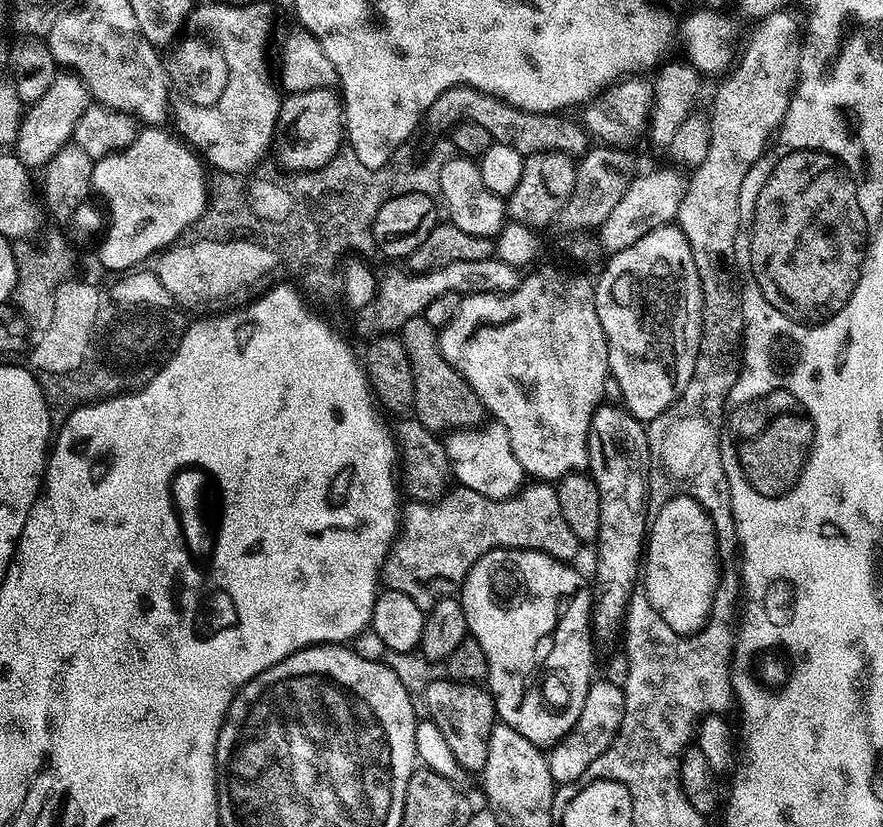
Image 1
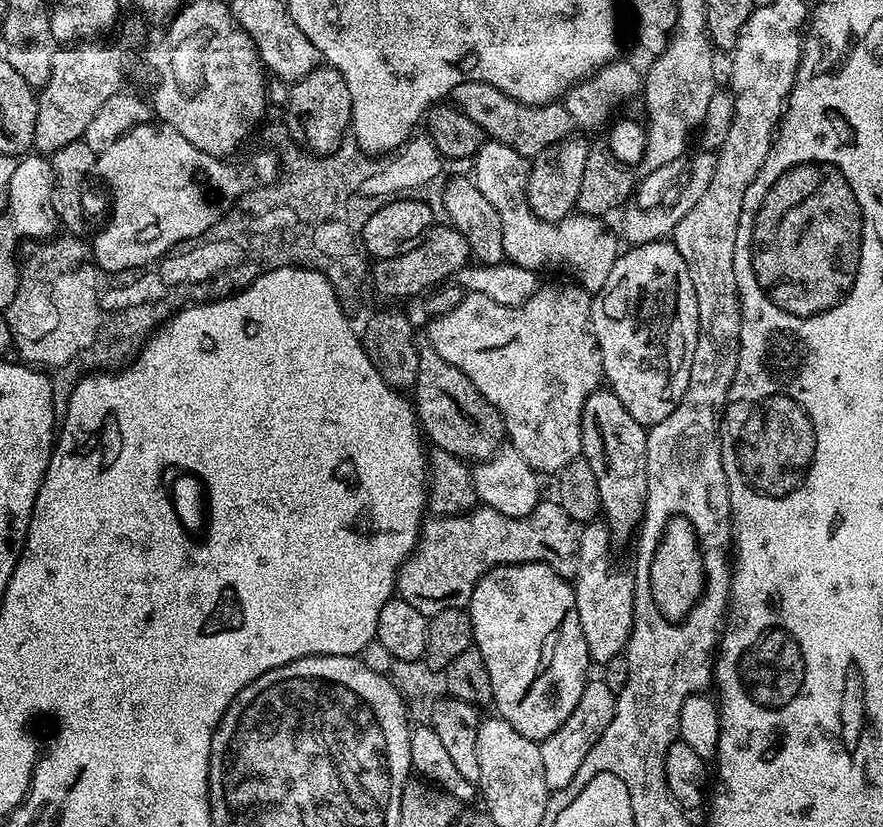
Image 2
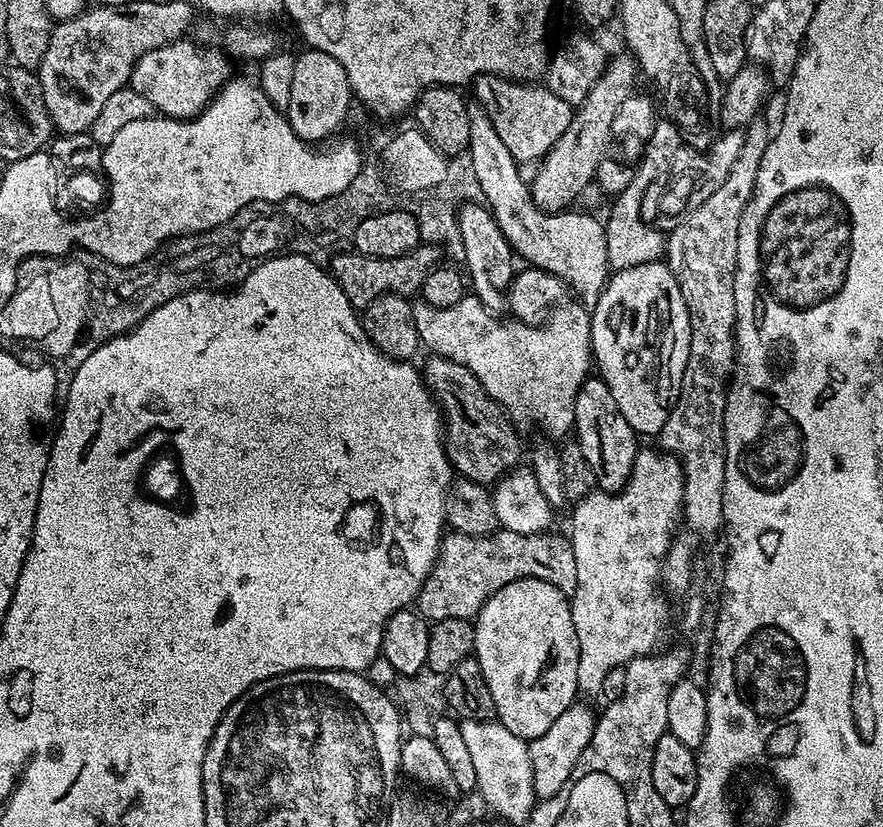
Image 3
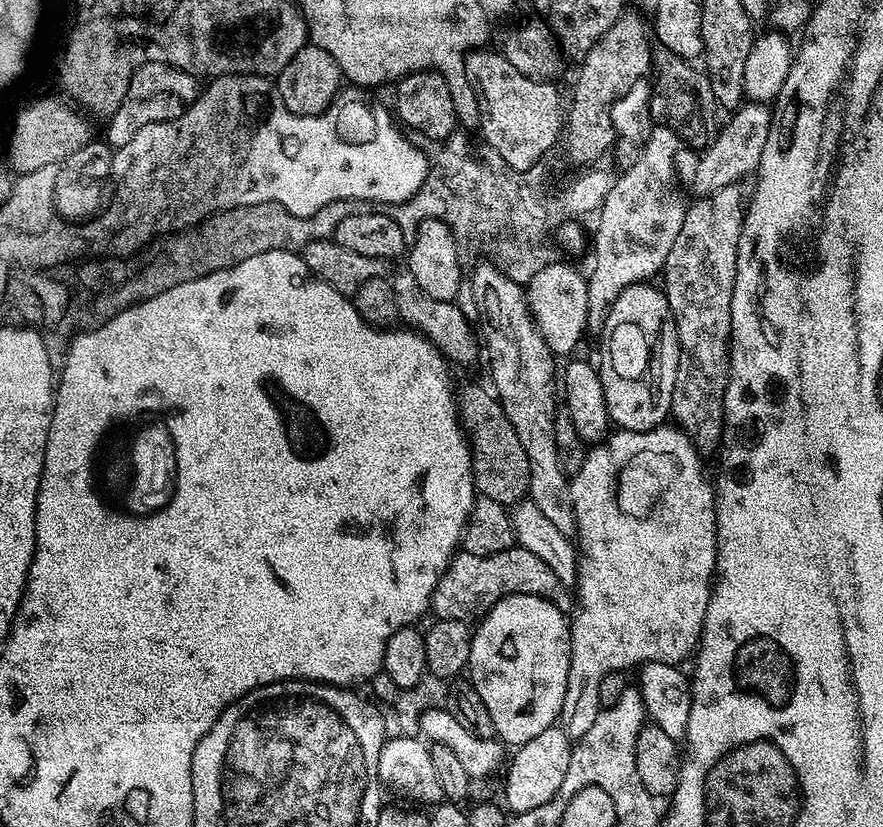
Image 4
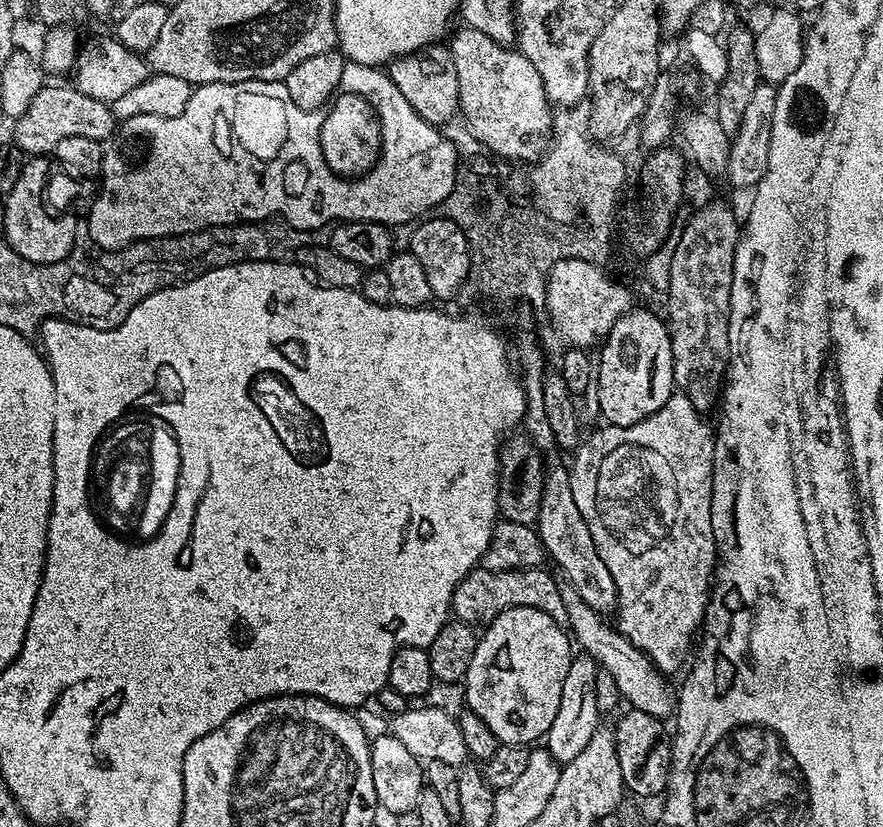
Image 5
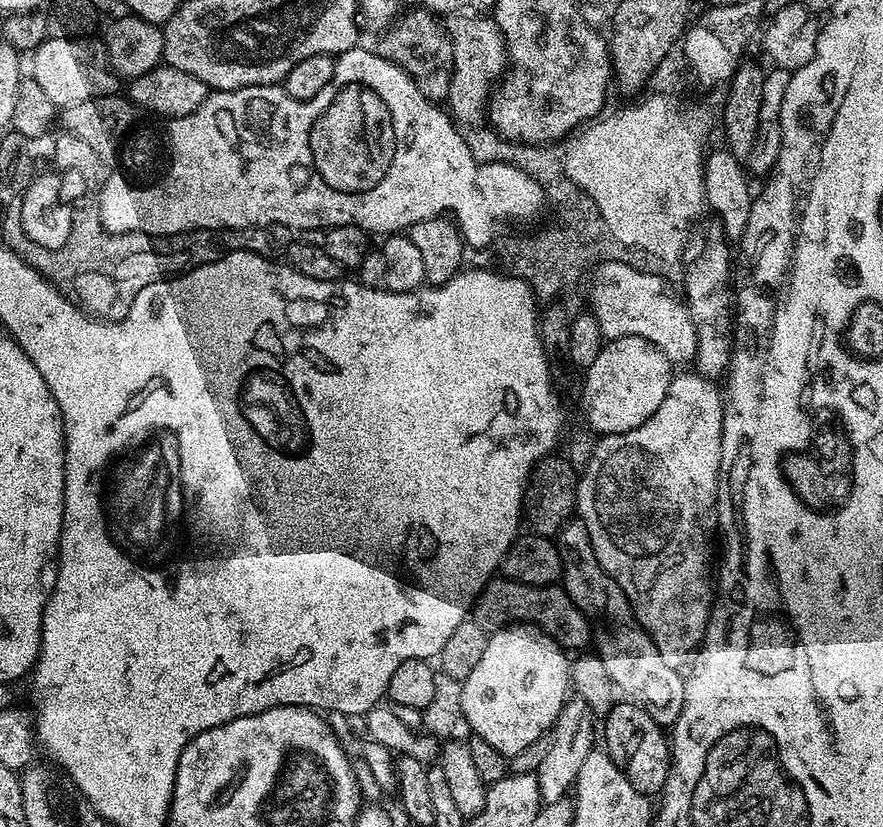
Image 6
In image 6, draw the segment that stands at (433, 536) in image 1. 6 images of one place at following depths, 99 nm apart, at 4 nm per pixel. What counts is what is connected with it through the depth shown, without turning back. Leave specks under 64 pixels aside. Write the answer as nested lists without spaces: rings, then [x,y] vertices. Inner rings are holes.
[[[496,578],[485,584],[484,591],[474,601],[474,619],[492,630],[521,622],[531,624],[551,636],[565,650],[587,649],[588,639],[592,636],[589,617],[576,607],[563,587],[523,584],[507,578]]]

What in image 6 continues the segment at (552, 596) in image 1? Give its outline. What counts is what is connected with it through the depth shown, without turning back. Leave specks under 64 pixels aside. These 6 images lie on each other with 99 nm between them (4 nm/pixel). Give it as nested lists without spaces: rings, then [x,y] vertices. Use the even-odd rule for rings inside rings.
[[[521,622],[495,629],[488,637],[486,654],[482,654],[478,666],[474,666],[472,673],[462,682],[463,723],[469,724],[475,735],[490,742],[494,750],[506,757],[526,750],[534,738],[545,735],[555,725],[558,714],[564,709],[565,700],[569,699],[570,660],[564,656],[567,656],[565,649],[531,624]]]

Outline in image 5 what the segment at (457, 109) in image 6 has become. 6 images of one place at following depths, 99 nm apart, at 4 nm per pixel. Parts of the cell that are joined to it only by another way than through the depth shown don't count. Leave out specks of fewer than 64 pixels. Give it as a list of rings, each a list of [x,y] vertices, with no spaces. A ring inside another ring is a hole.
[[[460,26],[460,29],[458,29],[456,33],[455,32],[456,29],[450,36],[450,41],[452,40],[452,44],[450,43],[450,51],[452,53],[452,61],[454,62],[454,70],[458,70],[458,98],[460,99],[459,113],[464,116],[470,133],[474,134],[474,138],[476,138],[489,153],[495,154],[496,156],[497,154],[505,156],[508,160],[530,160],[529,162],[539,161],[550,143],[550,133],[553,131],[552,111],[554,111],[554,105],[546,94],[546,86],[542,86],[542,78],[538,74],[538,70],[534,70],[534,62],[530,62],[530,58],[526,58],[515,47],[494,42],[494,38],[490,38],[487,34],[482,34],[482,30],[474,30],[467,26]]]

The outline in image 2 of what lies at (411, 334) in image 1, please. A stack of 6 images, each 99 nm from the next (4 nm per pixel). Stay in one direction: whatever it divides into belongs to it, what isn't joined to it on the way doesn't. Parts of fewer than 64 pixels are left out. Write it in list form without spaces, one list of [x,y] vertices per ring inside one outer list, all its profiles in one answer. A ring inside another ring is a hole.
[[[431,346],[421,347],[419,355],[414,407],[423,435],[429,441],[432,439],[435,447],[459,456],[465,462],[491,459],[506,440],[504,419],[498,409],[486,402],[474,382],[470,382],[458,366],[446,362],[446,358],[442,358],[442,354],[435,352]]]

